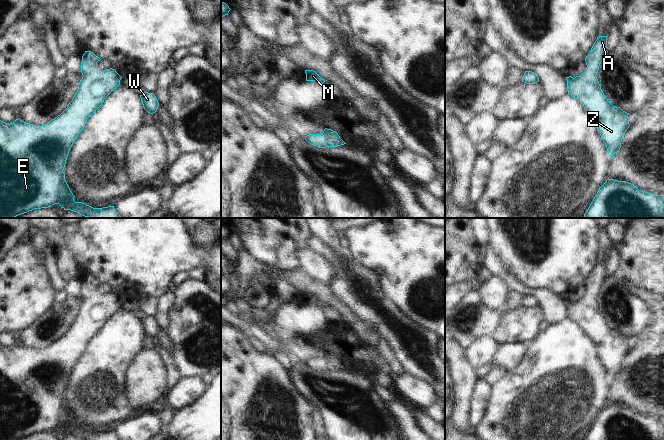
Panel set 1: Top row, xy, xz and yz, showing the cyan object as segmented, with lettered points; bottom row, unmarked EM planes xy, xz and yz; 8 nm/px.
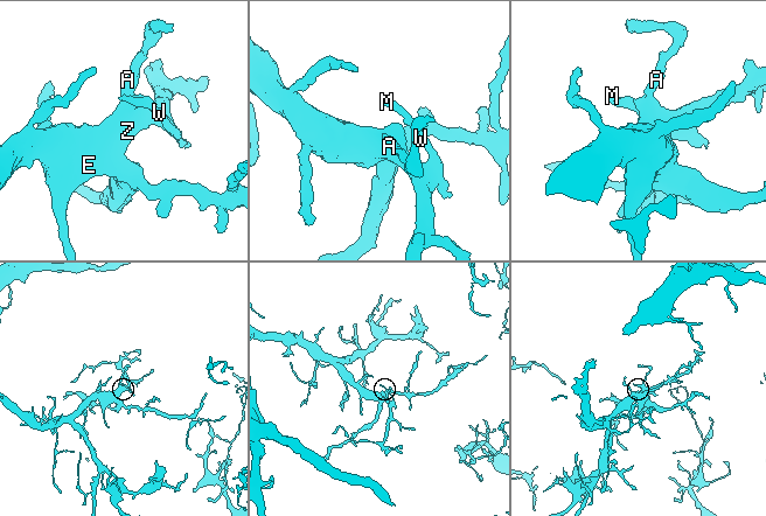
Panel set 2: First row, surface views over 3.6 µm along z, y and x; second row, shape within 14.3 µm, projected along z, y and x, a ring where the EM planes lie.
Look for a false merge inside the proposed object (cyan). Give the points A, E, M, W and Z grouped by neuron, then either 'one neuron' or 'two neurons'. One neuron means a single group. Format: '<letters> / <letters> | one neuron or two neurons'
A E M W Z | one neuron

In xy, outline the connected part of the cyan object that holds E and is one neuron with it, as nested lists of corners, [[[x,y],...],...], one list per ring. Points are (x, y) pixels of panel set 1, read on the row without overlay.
[[[85,275],[81,286],[83,300],[77,316],[67,332],[45,349],[29,348],[19,342],[10,348],[0,344],[0,440],[18,440],[54,428],[82,440],[120,440],[114,430],[93,432],[75,426],[63,396],[69,375],[87,343],[120,309],[122,301],[115,293],[97,293],[100,284],[93,276]]]

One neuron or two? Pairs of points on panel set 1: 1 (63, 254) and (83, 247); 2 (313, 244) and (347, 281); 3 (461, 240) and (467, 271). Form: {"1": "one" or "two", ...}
{"1": "two", "2": "one", "3": "one"}

